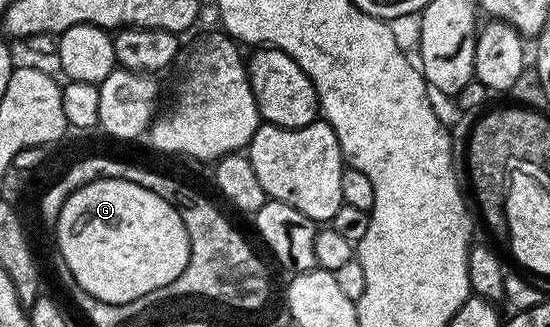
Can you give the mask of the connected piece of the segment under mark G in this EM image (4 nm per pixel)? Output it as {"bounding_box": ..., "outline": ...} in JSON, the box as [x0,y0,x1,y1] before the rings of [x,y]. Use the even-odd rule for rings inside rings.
{"bounding_box":[54,174,190,304],"outline":[[[116,174],[110,178],[95,180],[78,190],[74,190],[74,194],[70,194],[70,198],[66,198],[66,202],[58,214],[54,231],[56,231],[56,248],[60,251],[60,256],[64,259],[69,274],[72,275],[73,281],[71,283],[77,288],[86,290],[86,294],[90,294],[94,299],[100,300],[104,304],[134,302],[143,296],[156,294],[159,288],[160,291],[167,289],[168,284],[177,280],[182,274],[182,270],[186,270],[186,262],[190,258],[190,242],[186,234],[186,226],[182,226],[182,218],[178,218],[178,210],[174,210],[174,206],[170,206],[170,202],[166,202],[166,198],[158,198],[158,194],[154,194],[154,190],[146,190],[146,186],[138,186],[127,178],[120,177],[119,180],[119,175]]]}

